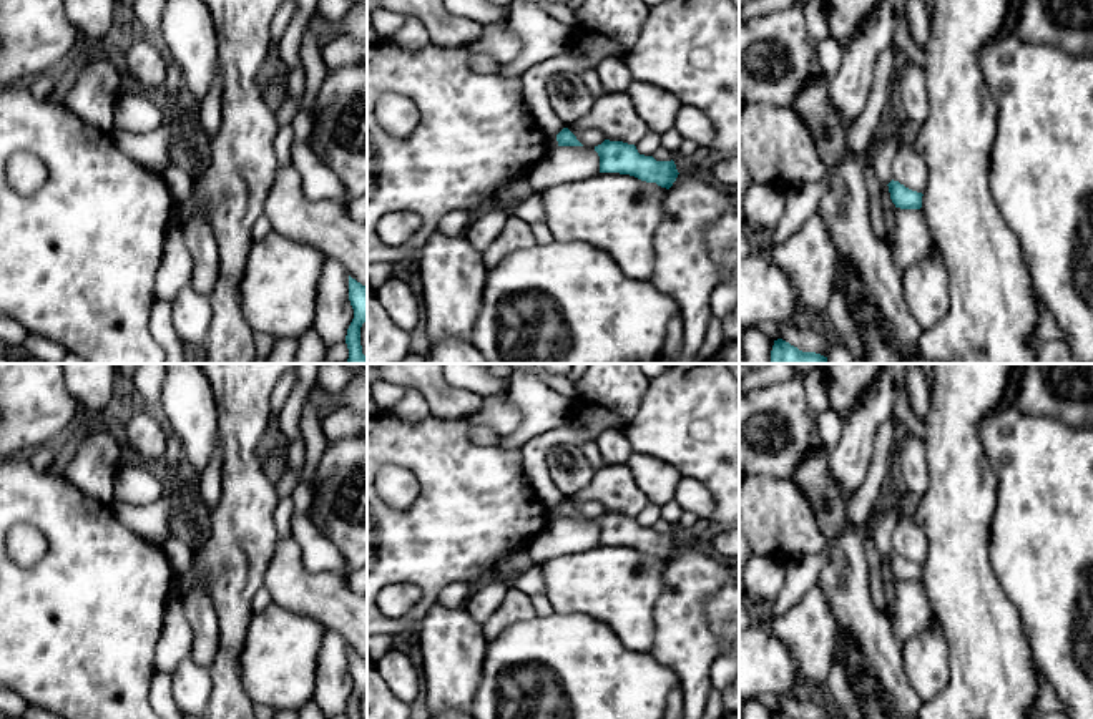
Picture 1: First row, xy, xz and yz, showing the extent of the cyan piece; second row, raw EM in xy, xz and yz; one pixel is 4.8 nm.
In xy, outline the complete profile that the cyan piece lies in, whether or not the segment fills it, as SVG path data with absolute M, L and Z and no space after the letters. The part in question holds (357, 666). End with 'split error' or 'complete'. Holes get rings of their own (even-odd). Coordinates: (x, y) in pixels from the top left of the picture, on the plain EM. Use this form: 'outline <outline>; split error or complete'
outline M349 648L349 673L354 681L354 691L347 701L347 719L360 717L360 699L367 692L367 659Z; complete

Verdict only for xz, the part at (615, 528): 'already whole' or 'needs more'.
already whole

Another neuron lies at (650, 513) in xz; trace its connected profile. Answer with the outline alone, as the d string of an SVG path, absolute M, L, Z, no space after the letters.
M648 503L635 518L640 526L651 528L659 520L659 506Z

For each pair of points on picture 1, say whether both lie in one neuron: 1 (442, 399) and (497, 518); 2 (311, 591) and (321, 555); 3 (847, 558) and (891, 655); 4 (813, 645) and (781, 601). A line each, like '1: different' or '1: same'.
1: different
2: different
3: same
4: different

